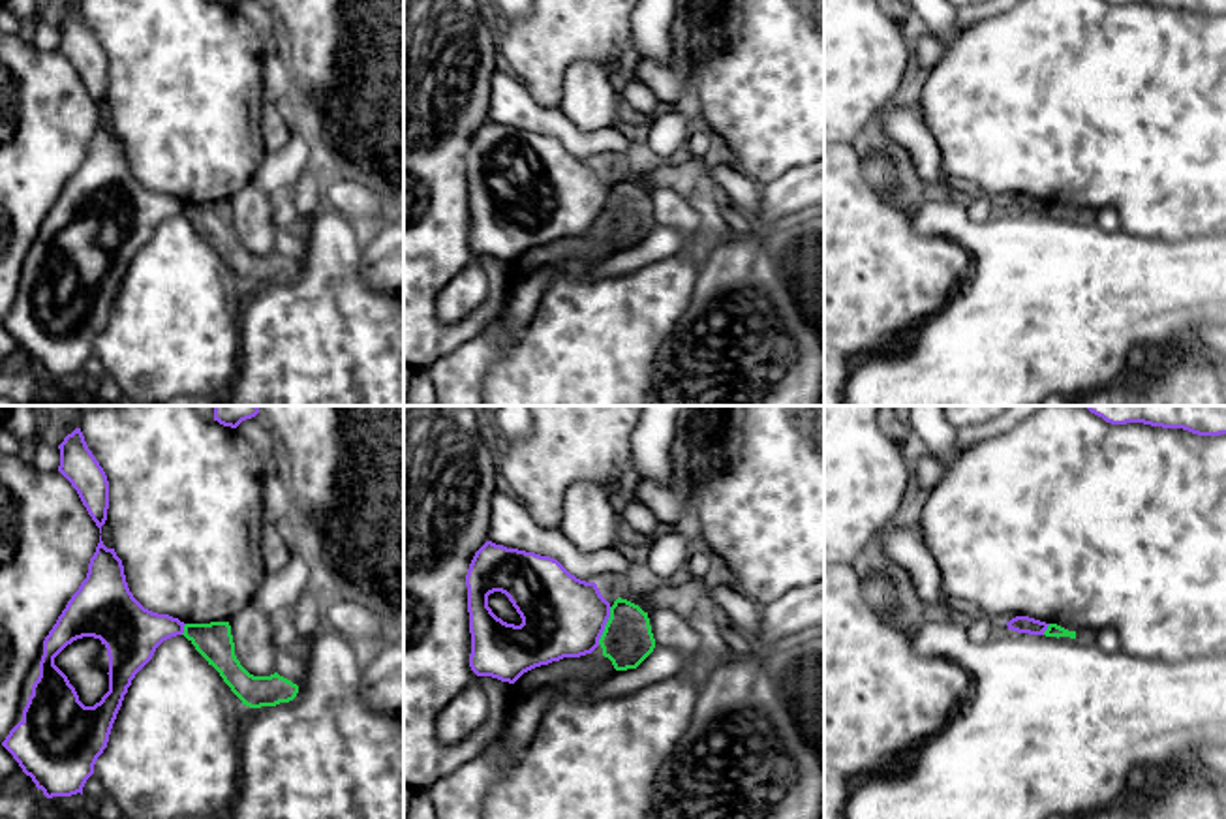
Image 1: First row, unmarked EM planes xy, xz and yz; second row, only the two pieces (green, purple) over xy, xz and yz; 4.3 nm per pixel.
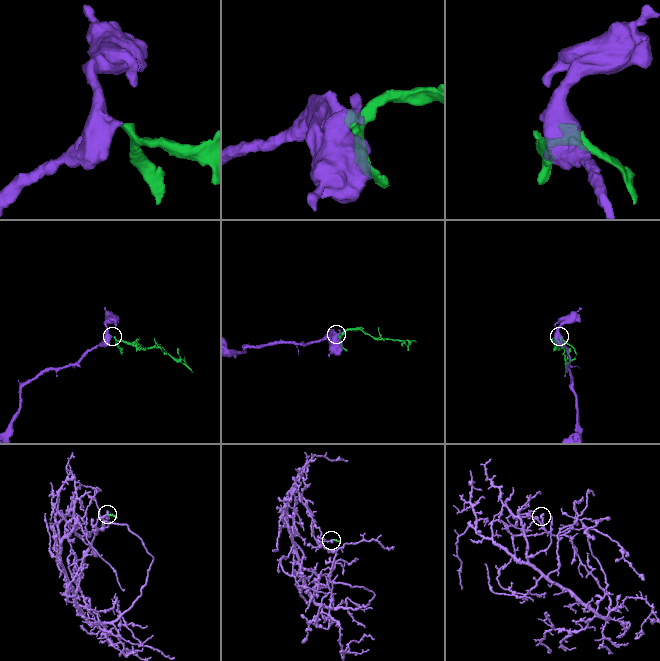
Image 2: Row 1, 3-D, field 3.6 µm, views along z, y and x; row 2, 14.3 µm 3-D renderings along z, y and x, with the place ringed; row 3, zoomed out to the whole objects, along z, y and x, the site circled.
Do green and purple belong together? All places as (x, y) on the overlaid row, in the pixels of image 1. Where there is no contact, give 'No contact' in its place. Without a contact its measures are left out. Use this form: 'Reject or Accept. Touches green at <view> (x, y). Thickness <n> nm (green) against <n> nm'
Reject. Touches green at xz (605, 626). Thickness 220 nm (green) against 360 nm

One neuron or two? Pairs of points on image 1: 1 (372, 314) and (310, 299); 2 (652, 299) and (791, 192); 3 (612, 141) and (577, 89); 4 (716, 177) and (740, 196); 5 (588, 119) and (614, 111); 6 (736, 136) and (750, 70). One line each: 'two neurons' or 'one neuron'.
1: one neuron
2: two neurons
3: two neurons
4: one neuron
5: one neuron
6: one neuron

